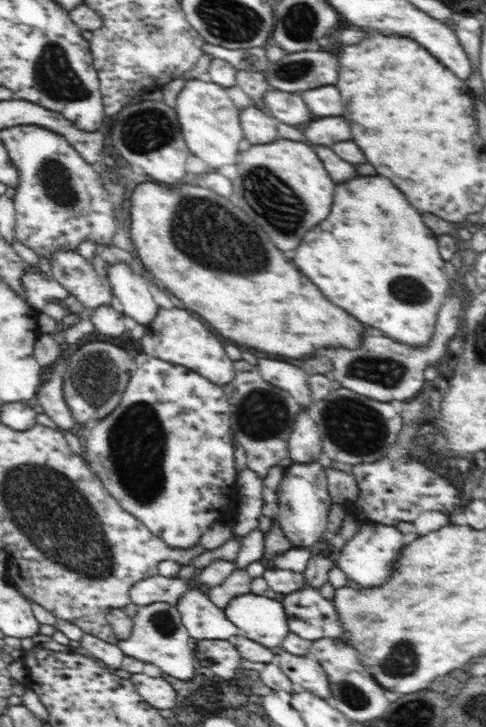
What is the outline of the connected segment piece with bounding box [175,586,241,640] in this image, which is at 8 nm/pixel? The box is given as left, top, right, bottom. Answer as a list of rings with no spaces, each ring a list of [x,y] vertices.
[[[193,586],[178,599],[175,606],[189,635],[198,640],[230,640],[241,634],[228,620],[223,608],[210,602],[208,595]]]

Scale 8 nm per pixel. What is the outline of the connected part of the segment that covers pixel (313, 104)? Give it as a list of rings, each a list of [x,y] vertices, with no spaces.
[[[324,85],[316,88],[310,88],[299,93],[308,108],[316,116],[340,116],[342,112],[342,96],[338,88],[332,85]]]

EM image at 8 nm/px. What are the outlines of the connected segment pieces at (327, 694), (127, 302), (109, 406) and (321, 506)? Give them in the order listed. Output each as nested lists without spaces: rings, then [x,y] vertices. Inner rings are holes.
[[[281,646],[272,649],[275,662],[282,669],[282,672],[299,689],[307,690],[316,696],[328,700],[332,696],[330,683],[323,666],[314,658],[309,656],[292,656]]]
[[[120,262],[115,266],[107,264],[106,278],[113,296],[124,307],[128,321],[150,324],[156,318],[159,306],[154,302],[144,275],[132,272],[129,264]]]
[[[93,341],[81,346],[67,360],[66,374],[64,374],[63,395],[67,407],[72,413],[76,424],[94,424],[108,416],[120,404],[124,389],[136,369],[136,362],[132,362],[134,354],[126,350],[106,344],[106,342]]]
[[[325,459],[308,464],[292,463],[286,468],[284,478],[278,484],[278,516],[274,520],[291,545],[296,548],[314,547],[328,532],[326,524],[333,502],[327,487],[326,465]]]

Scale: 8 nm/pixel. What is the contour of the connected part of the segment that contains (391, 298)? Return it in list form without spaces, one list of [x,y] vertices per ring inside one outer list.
[[[360,176],[360,178],[352,178],[352,180],[342,182],[342,184],[336,186],[336,190],[334,190],[334,204],[332,204],[330,216],[324,222],[320,222],[316,228],[312,228],[312,230],[306,232],[304,240],[294,250],[294,264],[302,270],[302,274],[306,274],[324,292],[324,296],[328,300],[332,300],[334,304],[338,304],[340,308],[344,308],[346,312],[350,312],[362,324],[372,326],[372,328],[378,328],[376,333],[384,334],[388,338],[413,347],[419,347],[422,345],[426,346],[432,338],[437,314],[440,313],[440,308],[442,308],[444,301],[448,298],[451,291],[451,283],[448,280],[445,270],[446,261],[442,259],[440,252],[438,252],[438,246],[438,242],[434,238],[434,234],[430,232],[430,228],[424,226],[424,220],[422,220],[420,212],[410,206],[410,202],[406,200],[406,196],[396,186],[392,186],[390,180],[386,180],[384,176]]]

